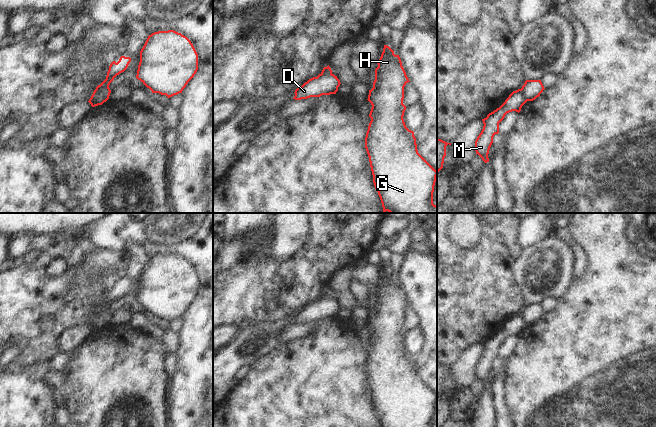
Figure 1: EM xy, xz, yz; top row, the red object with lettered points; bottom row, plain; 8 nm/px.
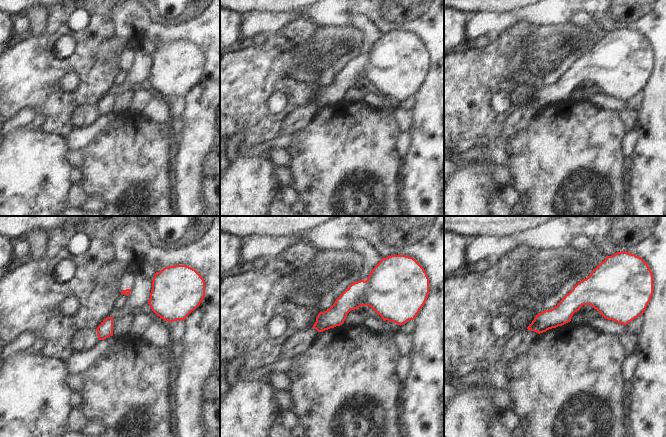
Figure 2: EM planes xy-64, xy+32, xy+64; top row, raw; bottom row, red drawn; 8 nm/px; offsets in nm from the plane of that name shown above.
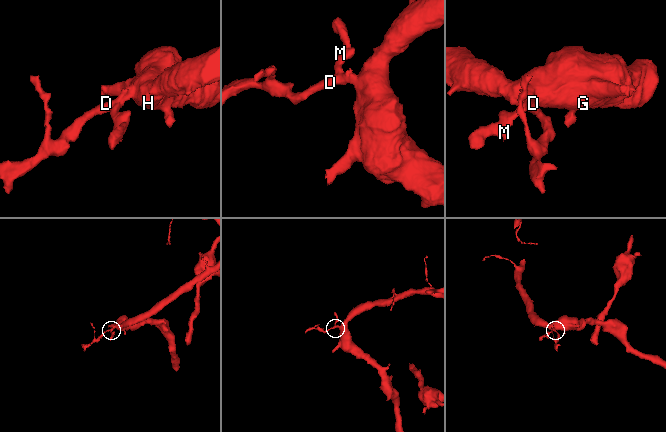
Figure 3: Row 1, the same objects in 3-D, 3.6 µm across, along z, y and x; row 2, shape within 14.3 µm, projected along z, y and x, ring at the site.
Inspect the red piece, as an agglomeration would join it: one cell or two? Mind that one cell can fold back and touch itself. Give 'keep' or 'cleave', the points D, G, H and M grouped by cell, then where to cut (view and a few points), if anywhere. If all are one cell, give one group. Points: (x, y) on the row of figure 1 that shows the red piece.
cleave | D G H / M | xy (108, 95), (96, 95), (90, 103)

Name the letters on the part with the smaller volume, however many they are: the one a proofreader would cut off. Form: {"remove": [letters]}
{"remove": ["M"]}

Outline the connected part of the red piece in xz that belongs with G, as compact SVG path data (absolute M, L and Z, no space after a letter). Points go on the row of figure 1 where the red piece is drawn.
M384 45L377 64L373 88L367 99L372 108L365 148L383 213L437 213L437 206L433 204L437 171L418 153L414 132L406 127L403 119L406 110L404 87L410 81L399 55L389 46Z

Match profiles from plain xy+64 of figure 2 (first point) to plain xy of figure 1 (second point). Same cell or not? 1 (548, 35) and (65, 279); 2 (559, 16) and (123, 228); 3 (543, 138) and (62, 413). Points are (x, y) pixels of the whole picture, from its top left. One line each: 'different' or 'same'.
1: different
2: same
3: different

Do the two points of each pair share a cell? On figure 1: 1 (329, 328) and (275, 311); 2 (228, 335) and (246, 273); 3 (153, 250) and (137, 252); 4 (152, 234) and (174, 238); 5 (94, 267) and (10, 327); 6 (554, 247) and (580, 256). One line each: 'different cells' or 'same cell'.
1: different cells
2: different cells
3: different cells
4: same cell
5: different cells
6: different cells

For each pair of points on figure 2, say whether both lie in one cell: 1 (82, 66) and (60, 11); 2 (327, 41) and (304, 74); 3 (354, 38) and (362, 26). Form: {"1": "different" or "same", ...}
{"1": "same", "2": "same", "3": "different"}

